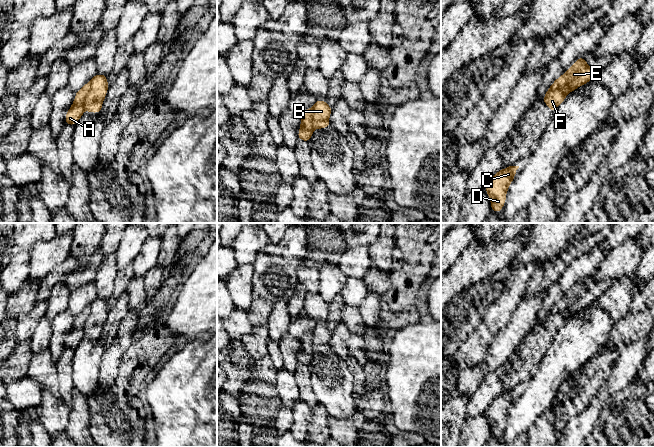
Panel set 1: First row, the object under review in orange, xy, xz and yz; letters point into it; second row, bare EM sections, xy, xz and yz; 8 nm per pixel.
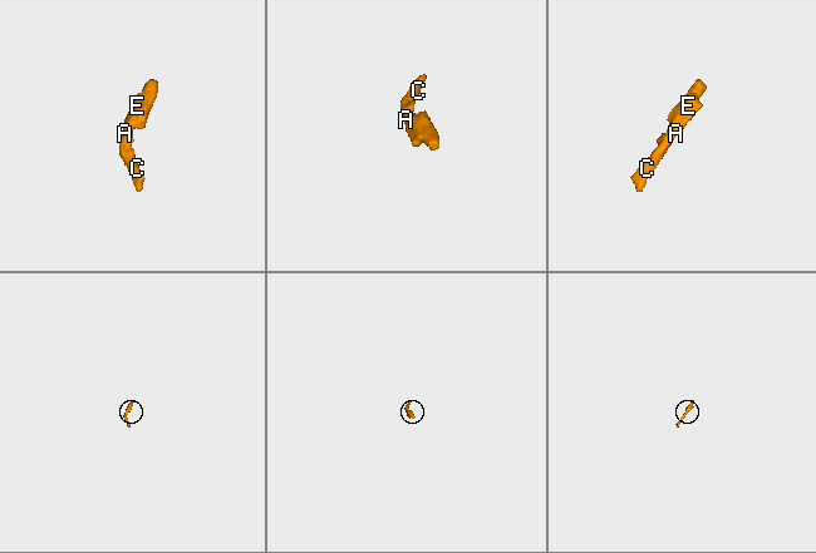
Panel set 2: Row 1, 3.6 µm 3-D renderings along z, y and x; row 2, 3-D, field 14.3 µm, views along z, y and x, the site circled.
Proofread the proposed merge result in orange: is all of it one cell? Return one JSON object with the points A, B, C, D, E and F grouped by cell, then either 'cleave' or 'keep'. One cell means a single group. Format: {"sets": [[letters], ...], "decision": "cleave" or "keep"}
{"sets": [["A", "C", "D", "E"], ["B", "F"]], "decision": "cleave"}

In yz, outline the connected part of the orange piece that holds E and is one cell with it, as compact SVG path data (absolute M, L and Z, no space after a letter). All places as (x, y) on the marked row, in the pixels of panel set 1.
M584 57L576 62L551 85L554 89L564 90L566 94L576 90L578 87L590 82L597 74L586 63Z

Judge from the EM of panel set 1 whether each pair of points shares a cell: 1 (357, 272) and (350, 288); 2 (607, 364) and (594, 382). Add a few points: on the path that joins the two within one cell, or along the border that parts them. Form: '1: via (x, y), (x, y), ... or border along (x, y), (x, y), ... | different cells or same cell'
1: border along (347, 276), (361, 279) | different cells
2: via (603, 368), (594, 378) | same cell

